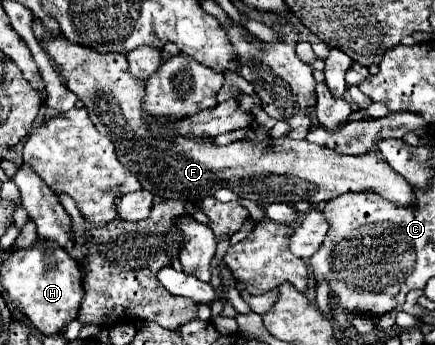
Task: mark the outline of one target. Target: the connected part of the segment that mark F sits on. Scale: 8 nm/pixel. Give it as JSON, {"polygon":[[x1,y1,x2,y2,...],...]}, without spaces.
{"polygon":[[36,16,32,18,32,32,46,54,54,60,54,66,66,88,84,102,94,126,110,136,118,158,122,158,126,168,138,176,142,188,154,196,200,202,202,198,212,196,220,186,230,184,230,190,260,204,294,204,300,200,318,204,346,192,376,192,396,206,410,206,414,202,414,188,402,176,398,176,398,172,390,170,390,166,386,166,386,162,376,154,342,156,330,148,292,138,276,138,278,150,242,146,240,140,228,146,214,146,208,138,196,138,194,142,188,142,186,138,150,138,144,128,146,120,166,122,172,118,150,118,142,110,144,82,138,82,130,74,124,54,94,52,88,46,72,44,62,34,48,38,46,26]]}

